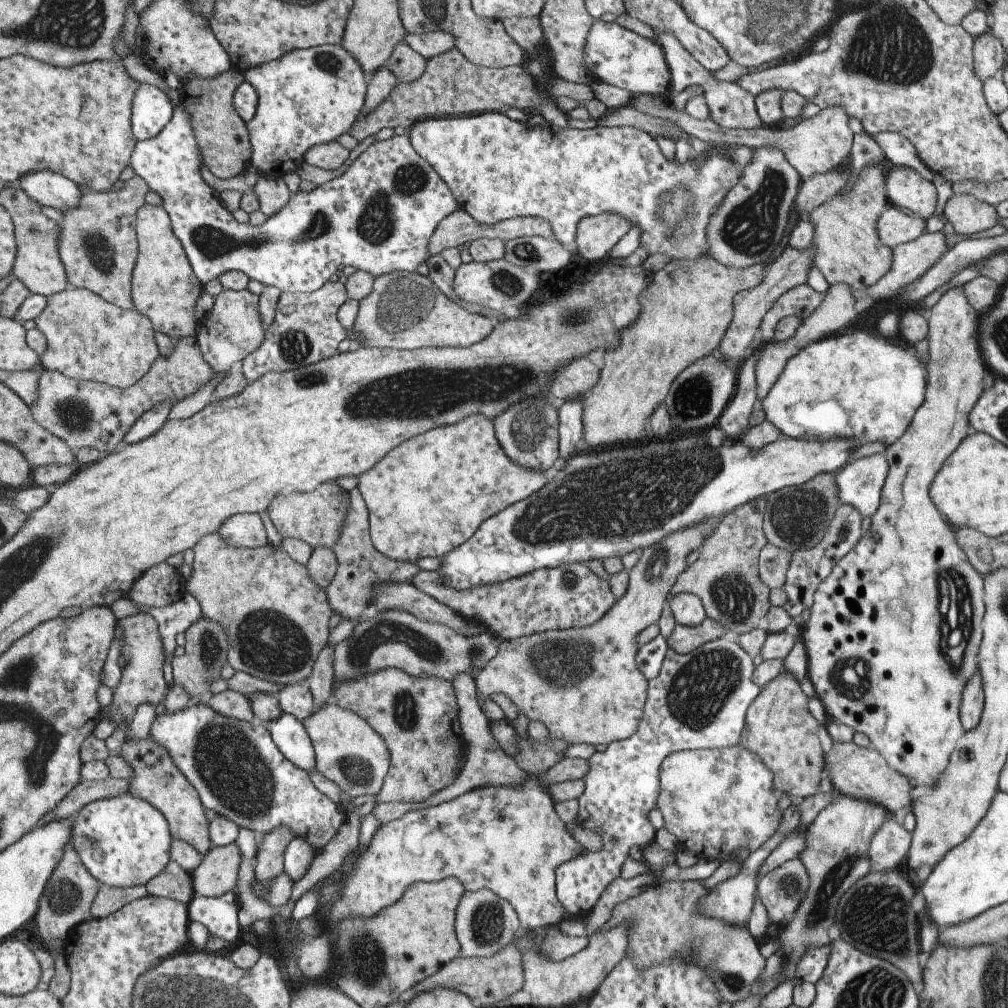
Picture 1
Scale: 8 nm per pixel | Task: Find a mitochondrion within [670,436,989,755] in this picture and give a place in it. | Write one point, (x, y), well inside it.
(955, 602)

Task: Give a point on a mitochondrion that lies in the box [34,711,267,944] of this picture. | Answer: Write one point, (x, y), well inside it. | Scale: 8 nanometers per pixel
(64, 896)

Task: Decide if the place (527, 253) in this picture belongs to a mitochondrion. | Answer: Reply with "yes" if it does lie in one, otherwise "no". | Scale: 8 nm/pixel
yes

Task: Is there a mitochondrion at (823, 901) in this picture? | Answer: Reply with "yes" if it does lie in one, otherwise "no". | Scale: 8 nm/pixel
yes

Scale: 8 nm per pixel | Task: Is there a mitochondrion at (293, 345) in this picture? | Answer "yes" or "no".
yes

